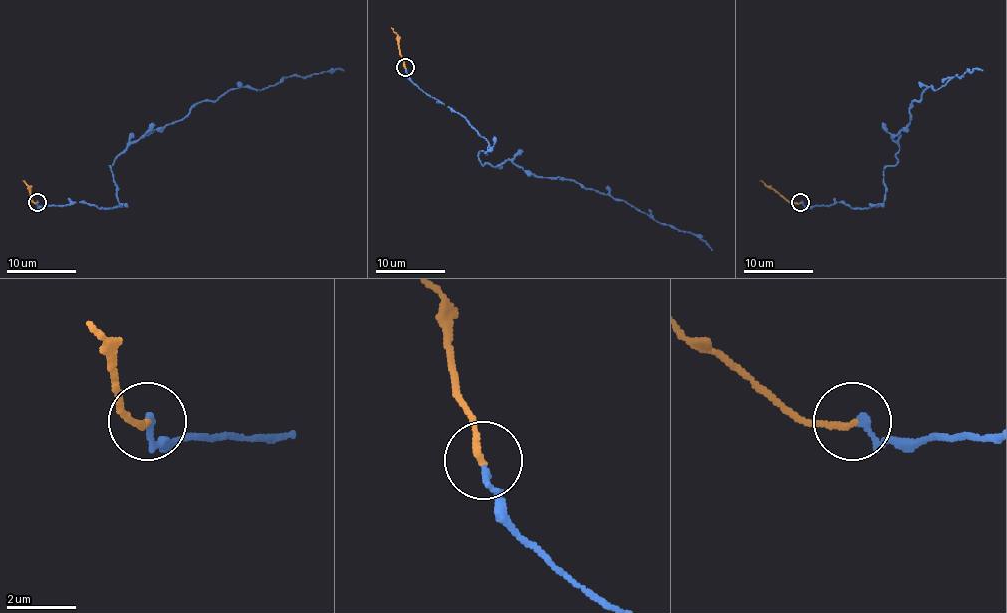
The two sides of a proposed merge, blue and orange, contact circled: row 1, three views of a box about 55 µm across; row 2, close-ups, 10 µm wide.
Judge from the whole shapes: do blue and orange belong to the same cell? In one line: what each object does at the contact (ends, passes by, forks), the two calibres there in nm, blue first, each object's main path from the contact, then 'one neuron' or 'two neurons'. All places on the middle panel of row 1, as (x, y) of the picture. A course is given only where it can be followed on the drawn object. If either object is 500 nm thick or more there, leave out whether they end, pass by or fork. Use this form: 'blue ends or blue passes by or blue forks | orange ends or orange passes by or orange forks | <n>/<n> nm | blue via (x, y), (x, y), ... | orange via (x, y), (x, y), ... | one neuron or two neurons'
blue ends | orange ends | 200/190 nm | blue via (405, 68), (422, 91), (484, 138), (483, 164), (509, 160), (568, 179), (694, 233), (711, 250) | orange via (405, 67), (398, 35), (391, 27) | one neuron

